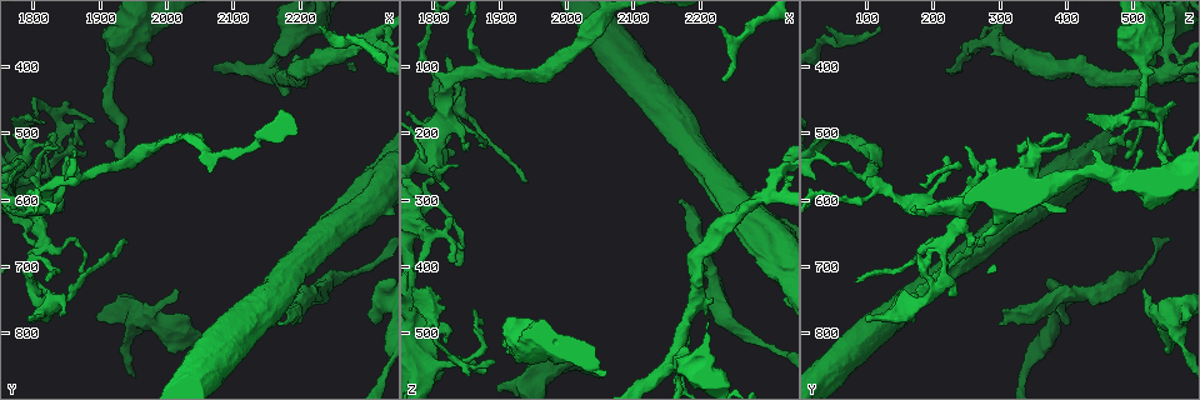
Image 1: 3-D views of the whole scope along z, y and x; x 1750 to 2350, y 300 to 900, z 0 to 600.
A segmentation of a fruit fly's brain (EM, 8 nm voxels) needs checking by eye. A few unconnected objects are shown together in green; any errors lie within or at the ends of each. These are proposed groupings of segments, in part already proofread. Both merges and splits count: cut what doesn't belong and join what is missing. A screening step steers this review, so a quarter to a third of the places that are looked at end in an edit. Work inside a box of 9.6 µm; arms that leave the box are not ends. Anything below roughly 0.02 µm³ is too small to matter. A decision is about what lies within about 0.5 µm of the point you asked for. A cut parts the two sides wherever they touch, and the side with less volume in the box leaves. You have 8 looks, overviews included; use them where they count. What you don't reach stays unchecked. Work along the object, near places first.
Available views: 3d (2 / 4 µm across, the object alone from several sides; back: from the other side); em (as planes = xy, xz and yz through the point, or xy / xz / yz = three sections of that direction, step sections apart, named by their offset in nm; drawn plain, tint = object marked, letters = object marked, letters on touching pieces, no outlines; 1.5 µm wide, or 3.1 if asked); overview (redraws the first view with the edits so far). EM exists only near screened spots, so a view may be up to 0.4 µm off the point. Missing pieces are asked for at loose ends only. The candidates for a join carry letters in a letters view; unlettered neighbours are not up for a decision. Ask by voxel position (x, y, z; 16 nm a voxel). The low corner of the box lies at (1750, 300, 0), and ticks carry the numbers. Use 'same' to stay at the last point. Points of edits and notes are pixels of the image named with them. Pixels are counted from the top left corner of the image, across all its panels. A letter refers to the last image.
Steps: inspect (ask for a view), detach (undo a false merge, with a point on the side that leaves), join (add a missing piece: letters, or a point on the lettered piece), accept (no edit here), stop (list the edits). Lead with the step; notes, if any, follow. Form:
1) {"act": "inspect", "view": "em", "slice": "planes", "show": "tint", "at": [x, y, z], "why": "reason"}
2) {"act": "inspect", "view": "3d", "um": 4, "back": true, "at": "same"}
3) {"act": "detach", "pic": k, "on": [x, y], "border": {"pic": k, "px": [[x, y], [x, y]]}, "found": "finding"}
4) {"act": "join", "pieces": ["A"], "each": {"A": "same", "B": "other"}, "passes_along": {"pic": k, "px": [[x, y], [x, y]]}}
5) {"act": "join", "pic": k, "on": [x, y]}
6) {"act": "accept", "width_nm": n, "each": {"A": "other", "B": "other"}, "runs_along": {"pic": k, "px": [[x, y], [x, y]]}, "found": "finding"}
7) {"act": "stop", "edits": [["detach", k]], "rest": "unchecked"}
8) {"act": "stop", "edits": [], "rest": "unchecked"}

{"act": "inspect", "view": "em", "slice": "yz", "step": 8, "show": "plain", "at": [1850, 495, 540], "why": "branch point"}

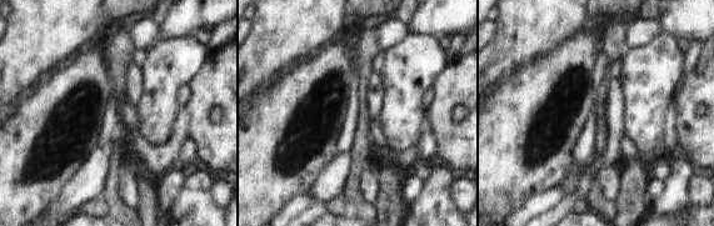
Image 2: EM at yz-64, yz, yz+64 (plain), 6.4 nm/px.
{"act": "inspect", "view": "em", "slice": "yz", "step": 8, "show": "letters", "at": "same"}

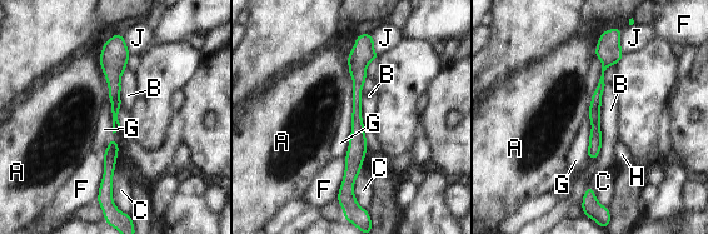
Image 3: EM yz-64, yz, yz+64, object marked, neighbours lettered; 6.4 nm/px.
{"act": "accept", "width_nm": 80, "each": {"A": "other", "B": "other", "C": "other", "F": "other", "G": "other", "H": "other", "J": "other"}, "runs_along": {"pic": 3, "px": [[359, 49], [357, 152], [344, 189]]}, "found": "all the same neuron"}

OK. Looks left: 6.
{"act": "inspect", "view": "3d", "um": 2, "at": [2260, 720, 495], "why": "calibre changes"}

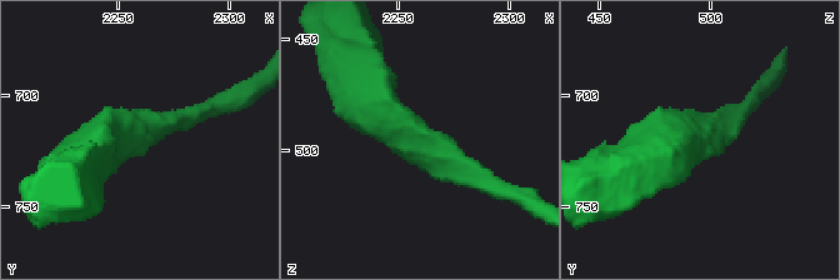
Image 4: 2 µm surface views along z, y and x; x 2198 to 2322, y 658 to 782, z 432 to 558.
{"act": "inspect", "view": "em", "slice": "yz", "step": 8, "show": "tint", "at": [2260, 719, 497], "why": "need the tissue"}

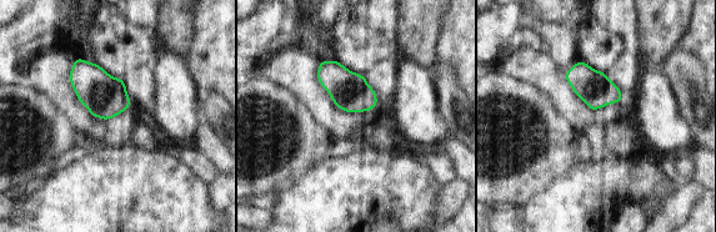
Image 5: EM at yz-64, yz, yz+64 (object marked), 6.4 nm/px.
{"act": "inspect", "view": "em", "slice": "xy", "step": 4, "show": "letters", "at": "same", "why": "cut it another way"}

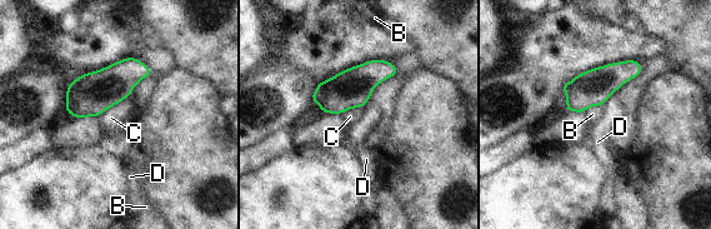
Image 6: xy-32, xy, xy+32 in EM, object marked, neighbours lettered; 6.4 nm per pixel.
{"act": "accept", "each": {"B": "other", "C": "other", "D": "other"}, "border": {"pic": 6, "px": [[614, 93], [602, 106]]}, "found": "continuous, no second neuron"}

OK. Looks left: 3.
{"act": "inspect", "view": "em", "slice": "planes", "show": "letters", "at": [2235, 340, 120], "why": "branch stops here"}

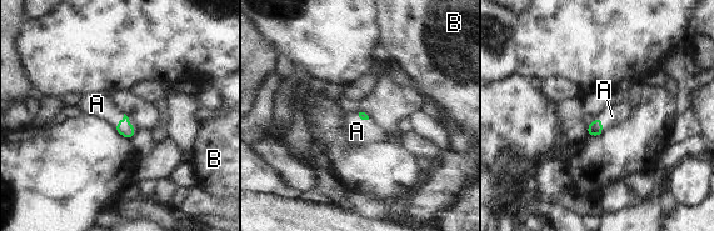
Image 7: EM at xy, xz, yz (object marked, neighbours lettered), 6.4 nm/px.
{"act": "join", "pieces": ["A"], "each": {"A": "same", "B": "other"}, "passes_along": {"pic": 7, "px": [[595, 129], [602, 125], [612, 116]]}, "found": "the neuron continues"}

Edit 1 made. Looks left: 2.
{"act": "stop", "edits": [["join", 7]], "rest": "unchecked"}

